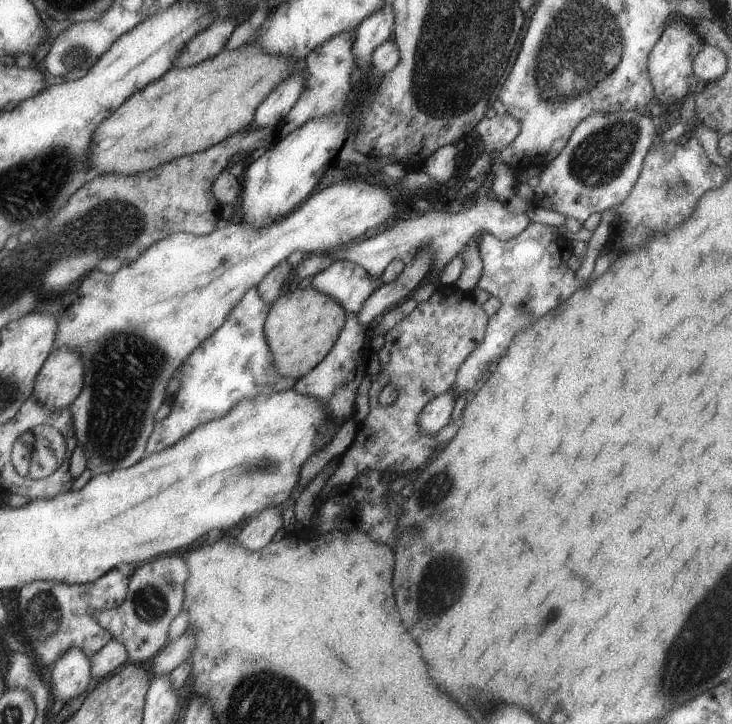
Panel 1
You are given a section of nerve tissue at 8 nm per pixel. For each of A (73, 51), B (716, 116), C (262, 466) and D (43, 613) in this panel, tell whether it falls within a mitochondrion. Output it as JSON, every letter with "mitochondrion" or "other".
{"A":"mitochondrion","B":"other","C":"mitochondrion","D":"mitochondrion"}

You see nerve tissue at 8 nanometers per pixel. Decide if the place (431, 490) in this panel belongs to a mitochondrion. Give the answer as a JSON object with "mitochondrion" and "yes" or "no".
{"mitochondrion":"yes"}

